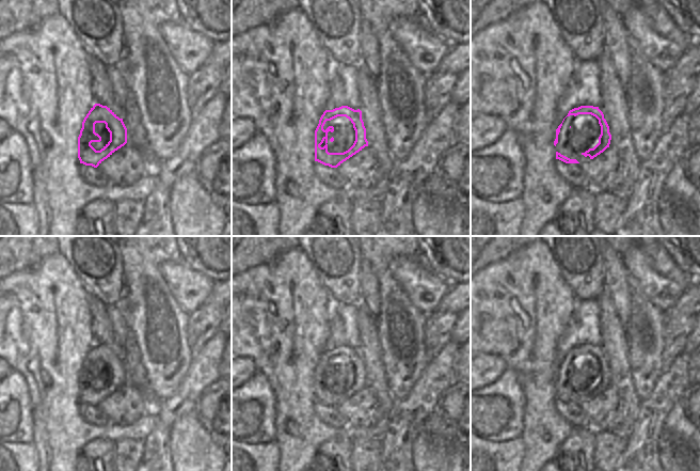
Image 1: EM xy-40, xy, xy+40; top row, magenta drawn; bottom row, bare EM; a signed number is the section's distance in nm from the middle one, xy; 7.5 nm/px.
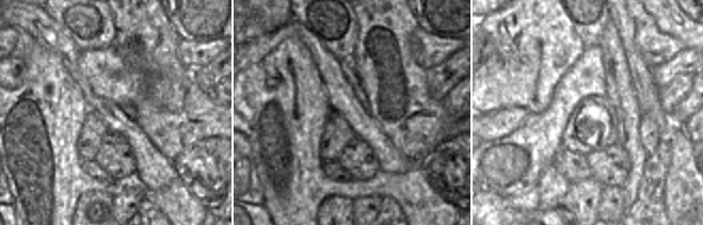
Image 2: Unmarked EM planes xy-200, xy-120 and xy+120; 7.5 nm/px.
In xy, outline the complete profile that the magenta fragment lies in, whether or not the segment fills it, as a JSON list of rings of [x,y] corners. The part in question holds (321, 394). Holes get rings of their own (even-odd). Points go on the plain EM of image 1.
[[[348,345],[325,349],[315,370],[315,401],[337,407],[368,386],[362,350]]]

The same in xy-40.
[[[95,343],[82,361],[78,376],[80,403],[97,407],[127,382],[127,367],[110,347]]]

